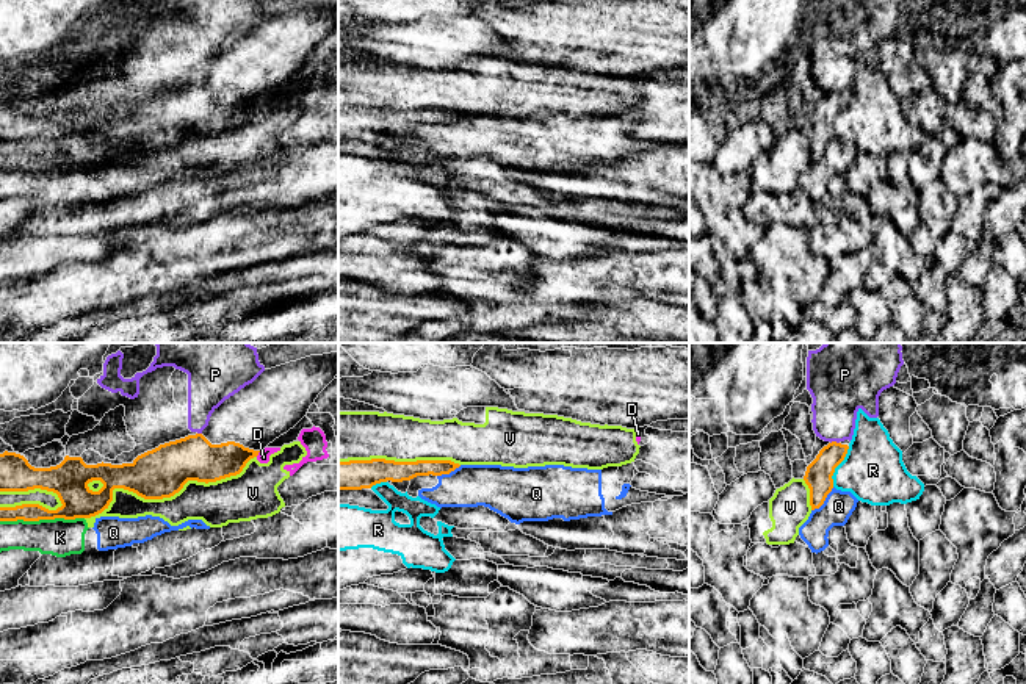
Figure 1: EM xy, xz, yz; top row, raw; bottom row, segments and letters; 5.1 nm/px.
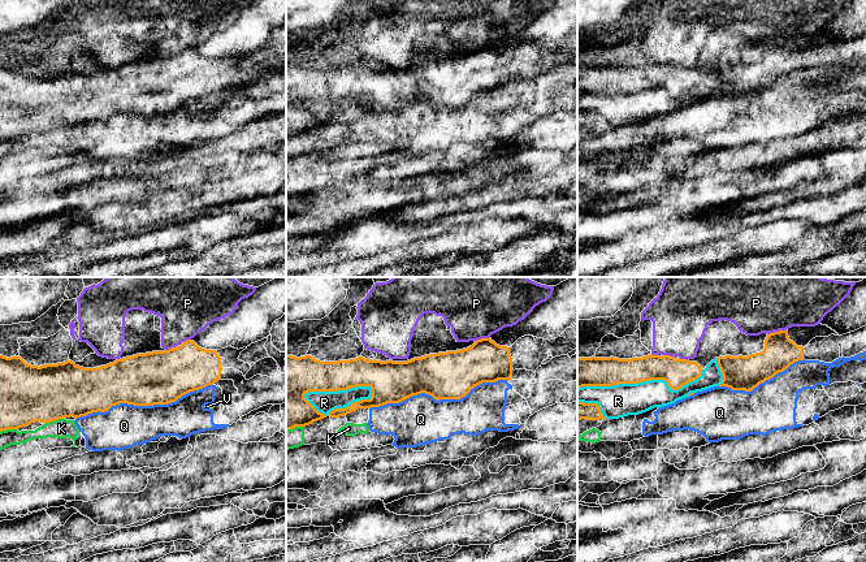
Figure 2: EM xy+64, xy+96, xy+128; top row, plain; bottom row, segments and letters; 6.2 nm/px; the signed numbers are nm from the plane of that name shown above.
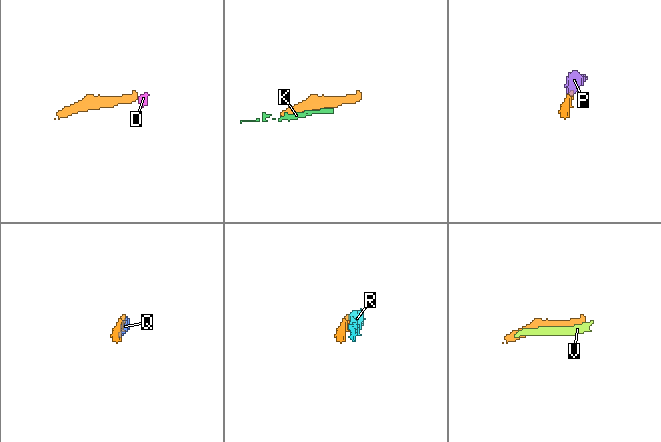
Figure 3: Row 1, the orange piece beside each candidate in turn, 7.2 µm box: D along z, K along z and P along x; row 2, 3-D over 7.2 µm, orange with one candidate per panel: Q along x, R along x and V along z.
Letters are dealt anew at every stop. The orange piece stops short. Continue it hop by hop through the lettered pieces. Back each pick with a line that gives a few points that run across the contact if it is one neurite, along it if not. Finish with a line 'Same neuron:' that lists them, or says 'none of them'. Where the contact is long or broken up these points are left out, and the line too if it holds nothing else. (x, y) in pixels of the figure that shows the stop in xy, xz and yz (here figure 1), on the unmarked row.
Same neuron: none of them

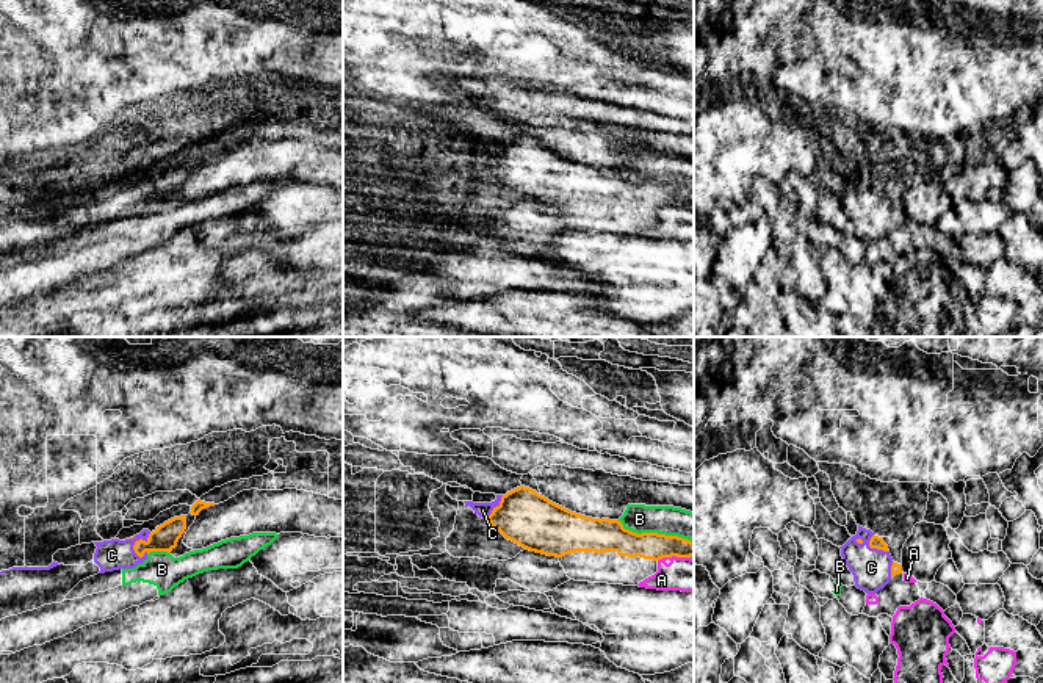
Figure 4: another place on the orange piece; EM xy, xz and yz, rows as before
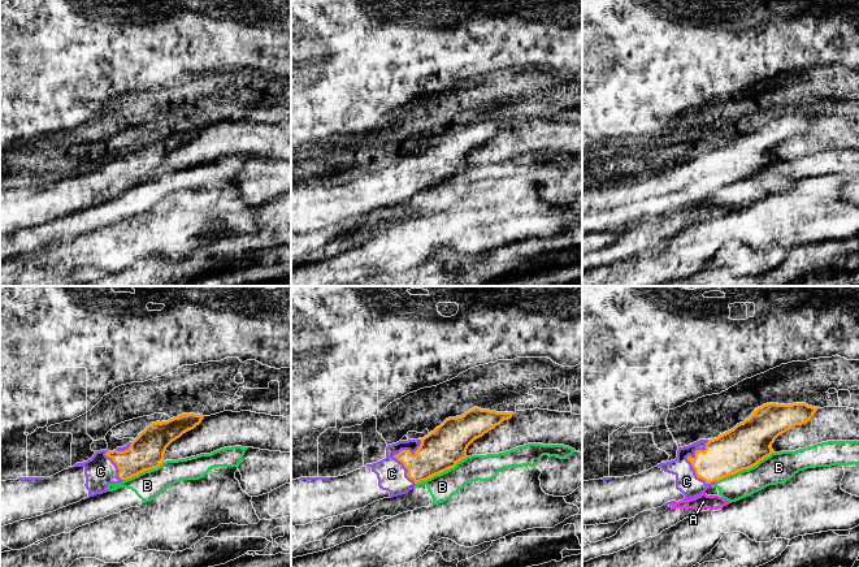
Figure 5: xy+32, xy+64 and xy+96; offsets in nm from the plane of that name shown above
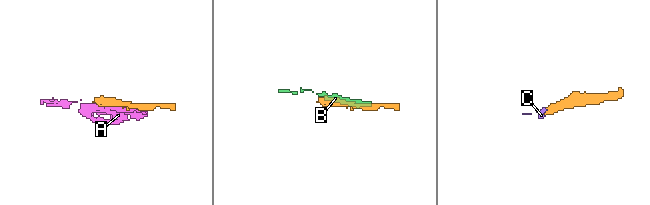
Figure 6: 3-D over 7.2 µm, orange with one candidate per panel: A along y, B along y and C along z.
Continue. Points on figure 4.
C: Line: xy (165, 187), (135, 191), (124, 202), (111, 204)
Same neuron: C

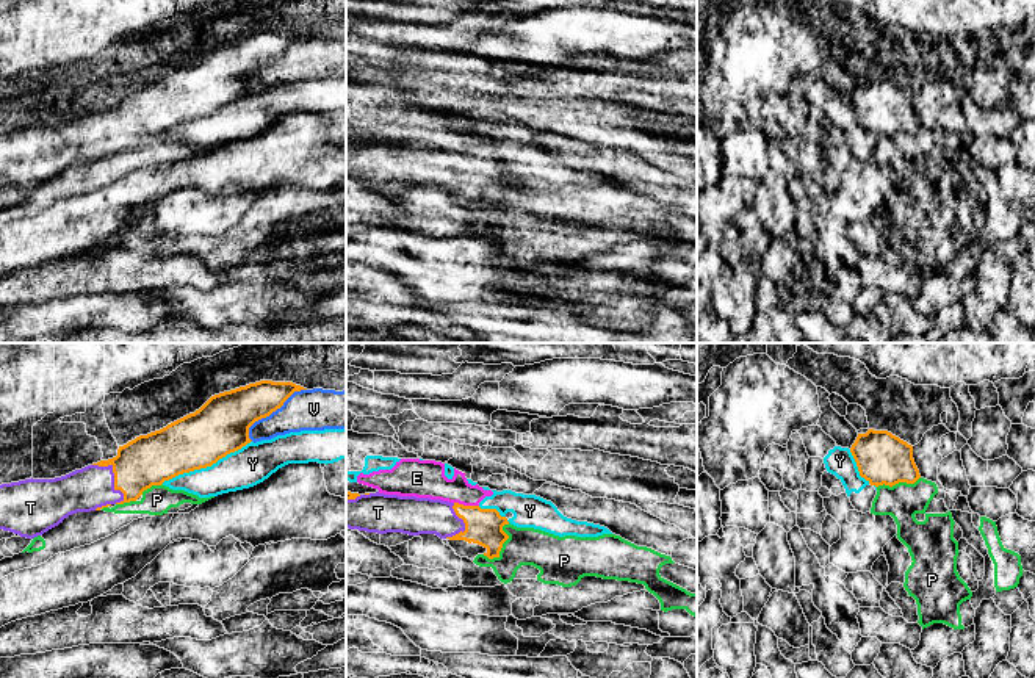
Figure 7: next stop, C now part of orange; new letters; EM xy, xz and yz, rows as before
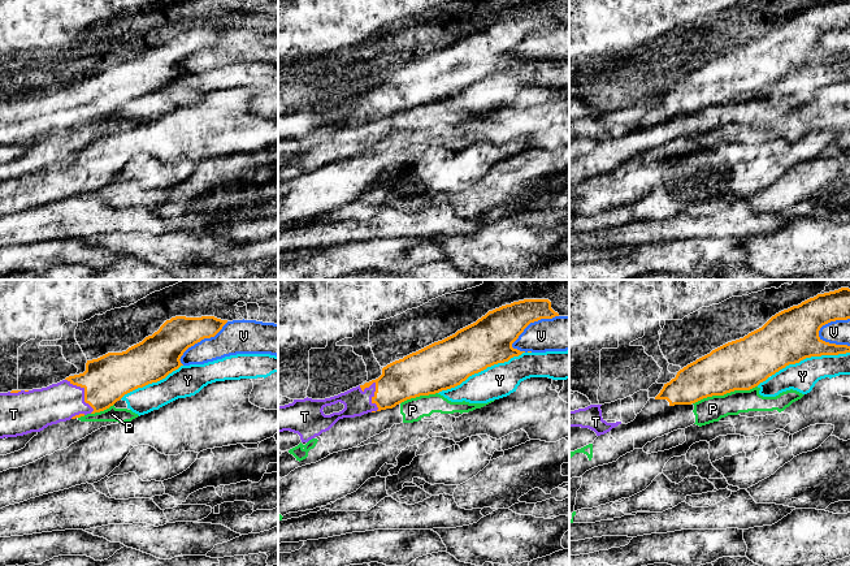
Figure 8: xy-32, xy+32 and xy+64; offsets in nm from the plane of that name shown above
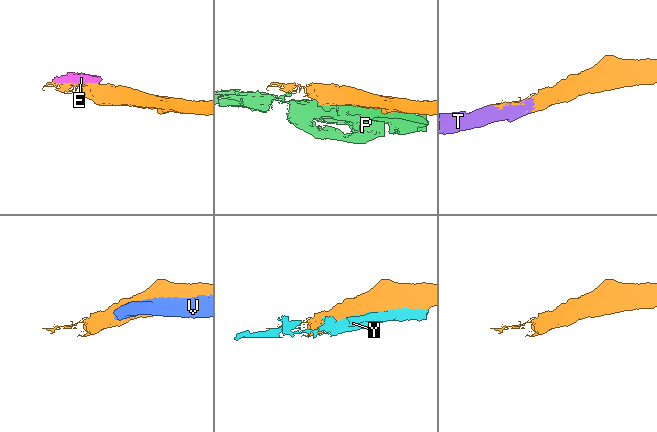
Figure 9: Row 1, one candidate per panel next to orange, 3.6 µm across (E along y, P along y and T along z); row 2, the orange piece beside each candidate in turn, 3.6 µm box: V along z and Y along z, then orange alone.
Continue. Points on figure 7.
Same neuron: T

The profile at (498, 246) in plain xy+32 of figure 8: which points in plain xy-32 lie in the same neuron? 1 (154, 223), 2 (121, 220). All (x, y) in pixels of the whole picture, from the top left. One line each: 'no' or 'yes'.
1: no
2: no

